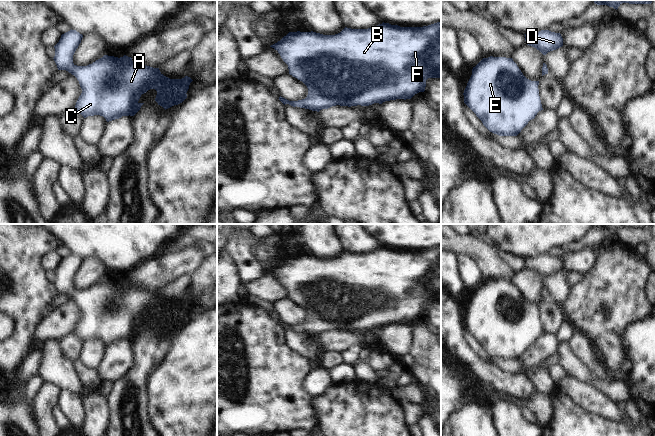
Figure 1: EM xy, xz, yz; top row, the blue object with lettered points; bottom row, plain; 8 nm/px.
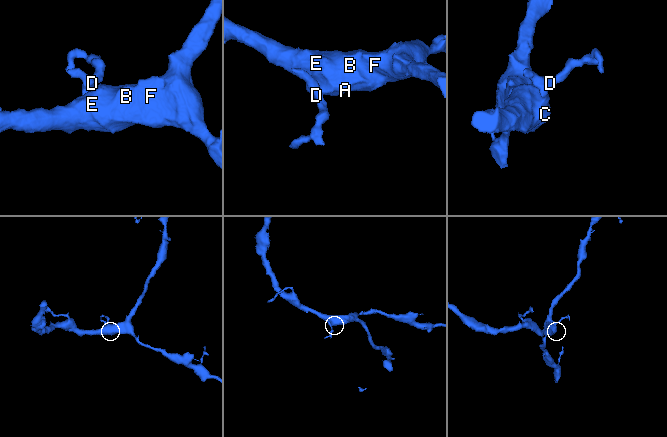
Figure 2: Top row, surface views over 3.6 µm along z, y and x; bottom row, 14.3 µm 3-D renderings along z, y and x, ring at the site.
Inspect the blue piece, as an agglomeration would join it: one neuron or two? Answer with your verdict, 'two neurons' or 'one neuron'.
one neuron

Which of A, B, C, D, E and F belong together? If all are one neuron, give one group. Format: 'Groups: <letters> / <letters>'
Groups: A B C D E F.

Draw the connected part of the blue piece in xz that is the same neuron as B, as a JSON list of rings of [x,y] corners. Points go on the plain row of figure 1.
[[[383,246],[368,253],[345,251],[335,259],[323,259],[313,255],[289,256],[270,271],[277,274],[288,289],[289,298],[302,305],[308,312],[305,323],[289,325],[280,320],[279,324],[284,329],[317,336],[336,329],[369,330],[396,323],[411,323],[415,318],[425,315],[428,302],[441,302],[441,246],[423,251],[400,251]]]

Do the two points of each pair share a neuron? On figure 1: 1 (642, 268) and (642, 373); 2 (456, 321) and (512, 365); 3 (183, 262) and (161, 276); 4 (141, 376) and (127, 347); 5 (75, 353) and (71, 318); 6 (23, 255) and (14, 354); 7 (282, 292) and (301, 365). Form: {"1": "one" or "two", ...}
{"1": "two", "2": "two", "3": "one", "4": "two", "5": "two", "6": "one", "7": "two"}

